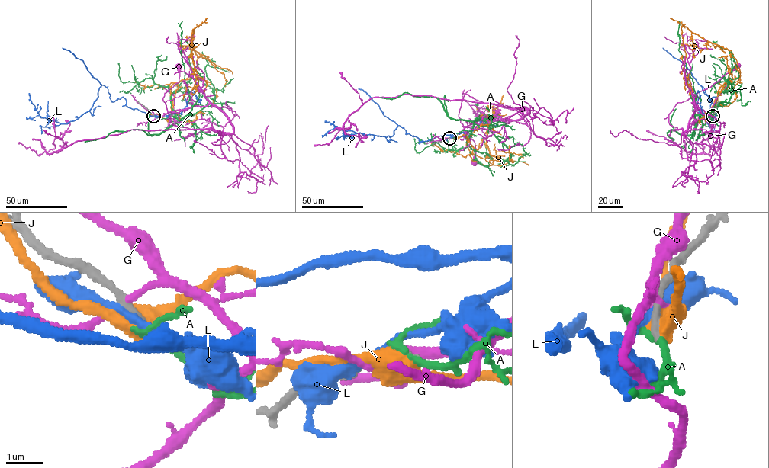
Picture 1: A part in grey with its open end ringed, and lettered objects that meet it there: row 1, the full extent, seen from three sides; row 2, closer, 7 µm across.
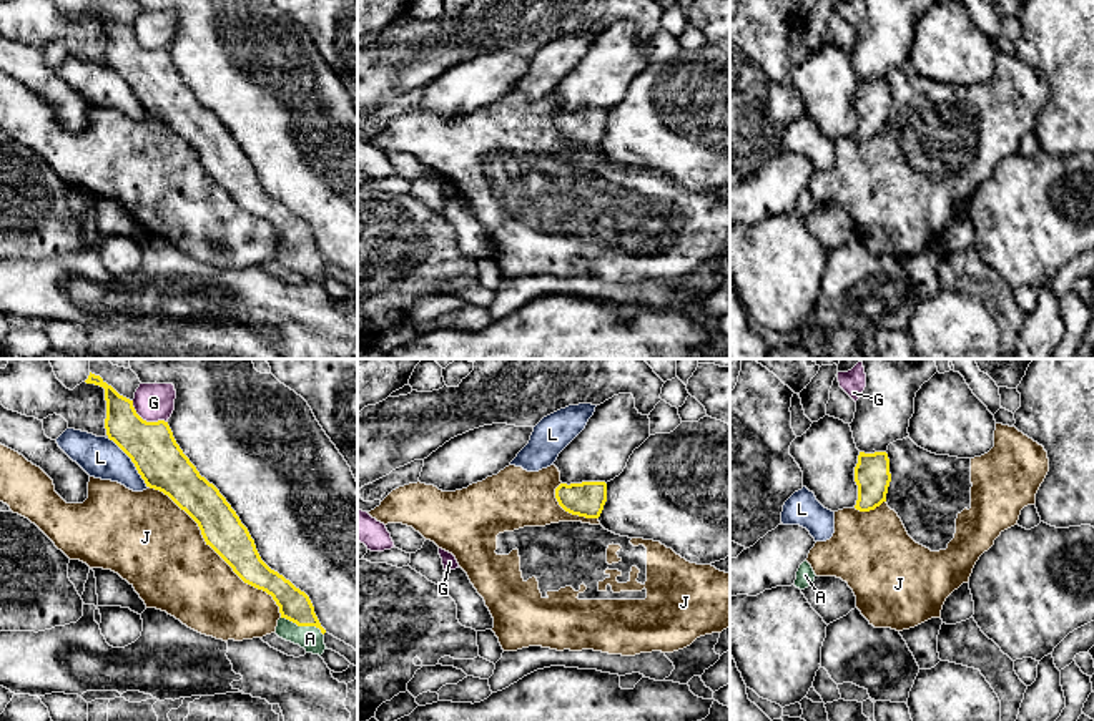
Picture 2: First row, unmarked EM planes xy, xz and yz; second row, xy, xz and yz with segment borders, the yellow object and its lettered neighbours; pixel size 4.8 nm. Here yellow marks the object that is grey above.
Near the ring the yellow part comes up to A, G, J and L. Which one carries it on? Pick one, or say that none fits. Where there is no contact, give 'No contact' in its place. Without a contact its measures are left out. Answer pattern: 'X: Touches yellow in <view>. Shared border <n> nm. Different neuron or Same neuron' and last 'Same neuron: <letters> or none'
A: Touches yellow in xy. Shared border 220 nm. Same neuron
G: Touches yellow in xy. Shared border 200 nm. Different neuron
J: Touches yellow in xy. Shared border 900 nm. Different neuron
L: Touches yellow in xy. Shared border 320 nm. Different neuron
Same neuron: A

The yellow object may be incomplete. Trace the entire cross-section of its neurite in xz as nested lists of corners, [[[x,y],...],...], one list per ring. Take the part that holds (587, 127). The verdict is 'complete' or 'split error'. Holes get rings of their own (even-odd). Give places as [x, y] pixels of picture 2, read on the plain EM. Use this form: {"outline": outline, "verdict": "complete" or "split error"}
{"outline": [[[605,110],[560,111],[555,116],[559,133],[579,145],[599,146],[607,130]]], "verdict": "complete"}

